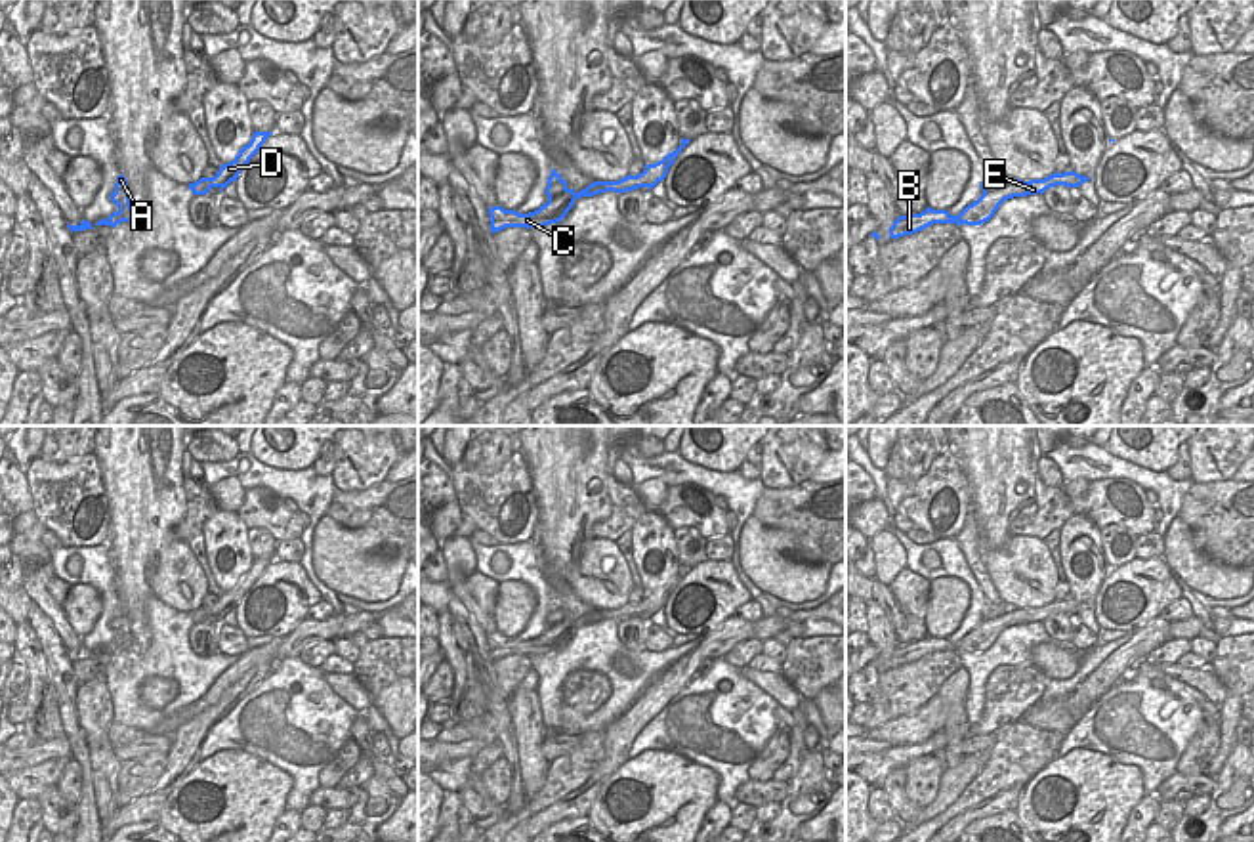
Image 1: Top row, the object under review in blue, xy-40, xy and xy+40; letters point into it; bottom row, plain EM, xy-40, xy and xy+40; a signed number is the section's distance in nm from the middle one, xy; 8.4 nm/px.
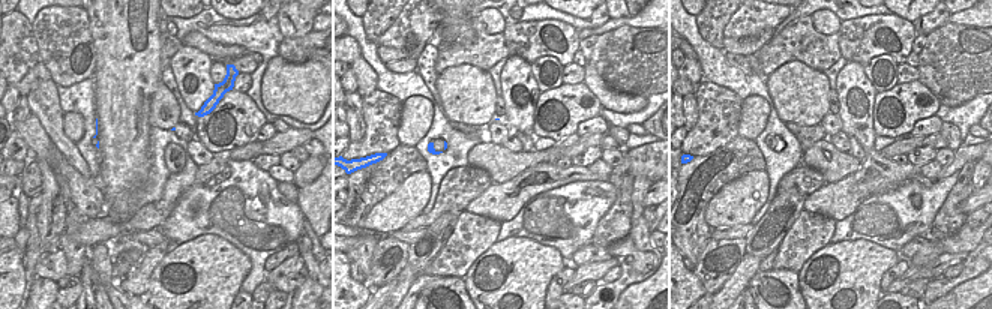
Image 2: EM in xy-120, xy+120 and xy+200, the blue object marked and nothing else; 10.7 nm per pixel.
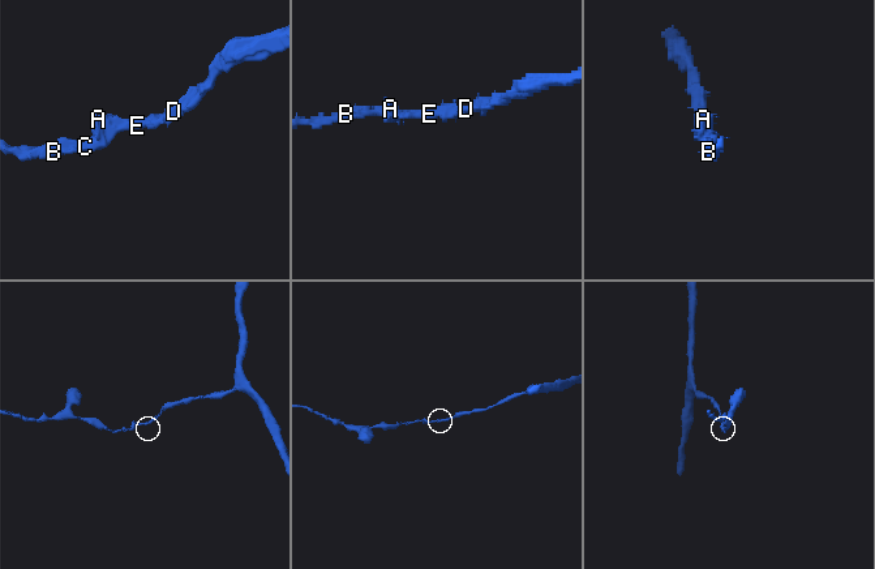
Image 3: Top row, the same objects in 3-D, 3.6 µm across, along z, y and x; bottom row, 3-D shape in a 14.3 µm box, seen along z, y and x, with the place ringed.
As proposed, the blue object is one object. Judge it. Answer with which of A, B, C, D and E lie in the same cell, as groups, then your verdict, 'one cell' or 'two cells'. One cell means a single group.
groups A B C D E; one cell

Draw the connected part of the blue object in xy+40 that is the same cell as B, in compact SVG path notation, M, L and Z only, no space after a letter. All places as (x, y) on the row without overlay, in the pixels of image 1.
M1073 598L1063 601L1054 600L1044 607L1031 607L1031 609L1010 607L1004 601L1002 603L985 601L981 609L983 622L975 630L968 632L958 643L951 643L947 638L933 638L928 634L920 642L899 643L889 655L889 666L899 666L905 663L918 661L933 651L981 653L989 649L998 638L998 634L1008 626L1027 624L1036 621L1042 622L1046 617L1055 613L1078 615L1088 607L1092 605L1080 603Z

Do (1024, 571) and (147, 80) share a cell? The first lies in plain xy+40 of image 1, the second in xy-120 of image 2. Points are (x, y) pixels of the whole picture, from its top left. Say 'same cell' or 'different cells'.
different cells

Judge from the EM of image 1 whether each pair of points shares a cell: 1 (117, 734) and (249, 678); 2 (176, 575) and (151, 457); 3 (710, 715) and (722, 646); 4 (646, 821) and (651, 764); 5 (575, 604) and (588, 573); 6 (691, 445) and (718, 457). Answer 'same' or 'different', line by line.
1: different
2: different
3: different
4: same
5: different
6: same

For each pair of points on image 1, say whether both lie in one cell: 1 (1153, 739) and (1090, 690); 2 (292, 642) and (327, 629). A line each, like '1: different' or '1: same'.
1: different
2: same

